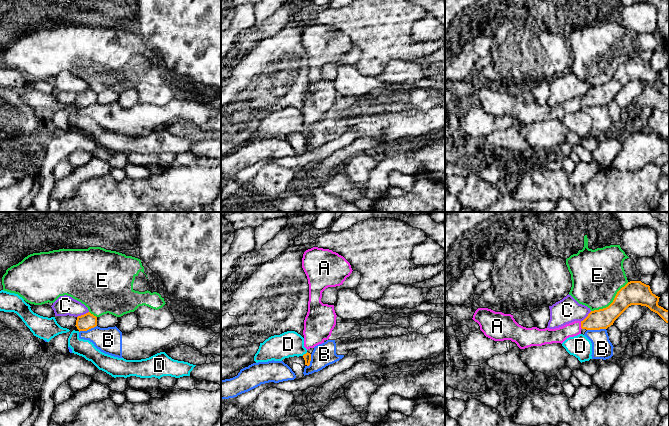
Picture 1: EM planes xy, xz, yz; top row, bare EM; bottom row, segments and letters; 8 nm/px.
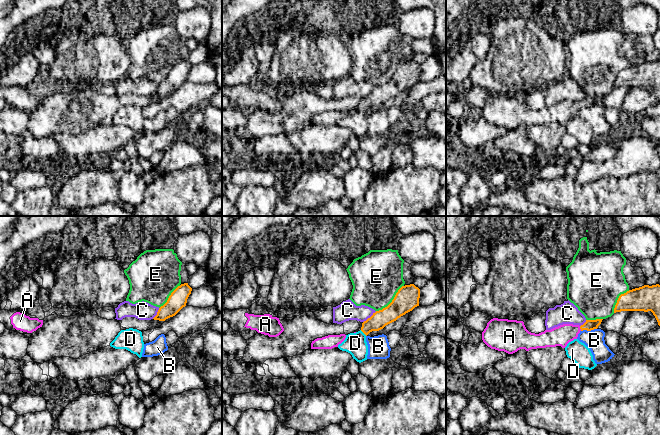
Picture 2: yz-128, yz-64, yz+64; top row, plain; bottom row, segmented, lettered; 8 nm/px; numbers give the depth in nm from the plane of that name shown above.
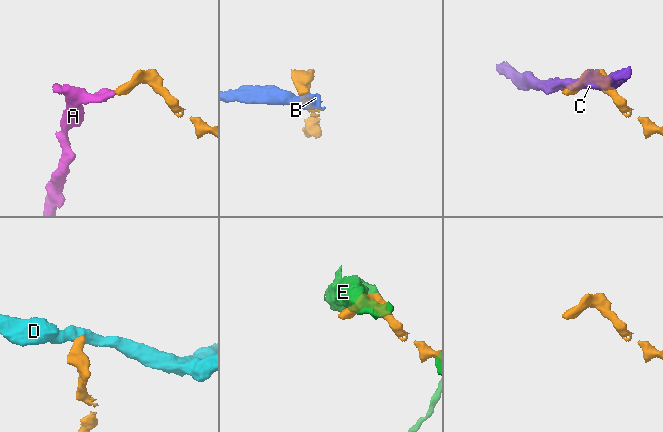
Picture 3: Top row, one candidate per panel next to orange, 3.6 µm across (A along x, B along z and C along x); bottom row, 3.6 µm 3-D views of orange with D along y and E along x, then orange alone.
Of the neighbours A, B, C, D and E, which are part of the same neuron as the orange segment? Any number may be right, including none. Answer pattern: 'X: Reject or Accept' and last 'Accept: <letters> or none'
A: Accept
B: Reject
C: Reject
D: Reject
E: Reject
Accept: A

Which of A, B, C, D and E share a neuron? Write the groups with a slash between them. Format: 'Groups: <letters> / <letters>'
Groups: A / B / C / D / E

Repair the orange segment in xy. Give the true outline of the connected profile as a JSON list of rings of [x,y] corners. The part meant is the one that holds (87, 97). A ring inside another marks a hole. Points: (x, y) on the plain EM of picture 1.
[[[90,88],[84,91],[78,92],[75,102],[77,103],[79,108],[87,107],[97,102],[97,93],[91,90]]]

